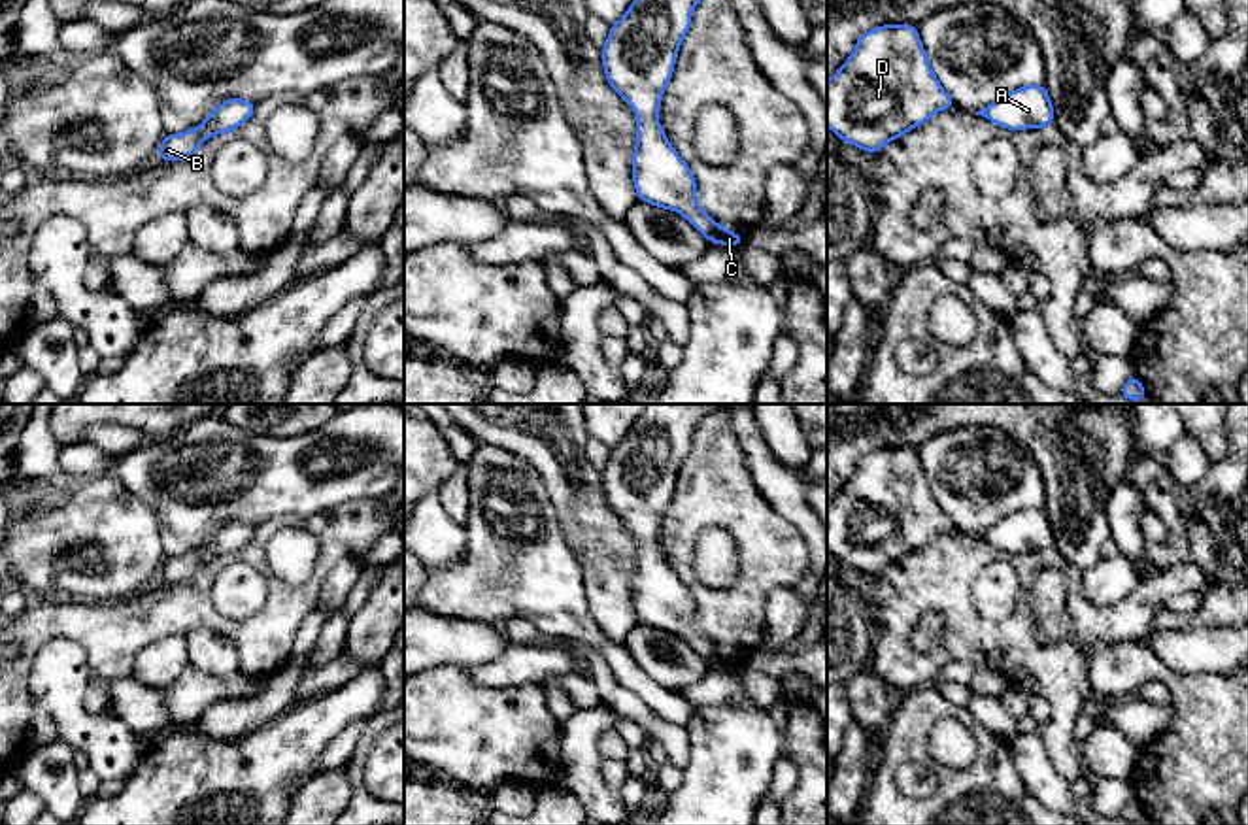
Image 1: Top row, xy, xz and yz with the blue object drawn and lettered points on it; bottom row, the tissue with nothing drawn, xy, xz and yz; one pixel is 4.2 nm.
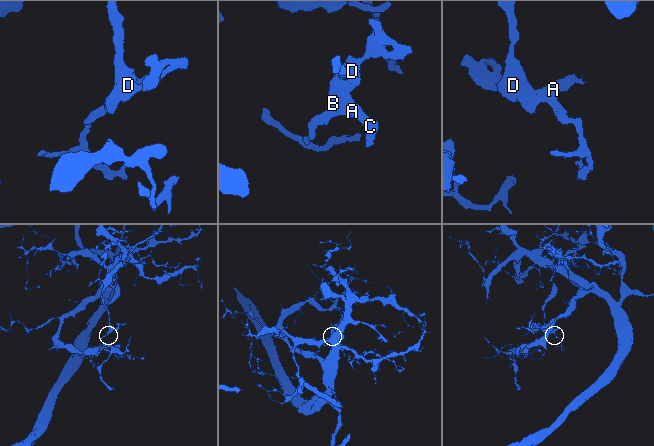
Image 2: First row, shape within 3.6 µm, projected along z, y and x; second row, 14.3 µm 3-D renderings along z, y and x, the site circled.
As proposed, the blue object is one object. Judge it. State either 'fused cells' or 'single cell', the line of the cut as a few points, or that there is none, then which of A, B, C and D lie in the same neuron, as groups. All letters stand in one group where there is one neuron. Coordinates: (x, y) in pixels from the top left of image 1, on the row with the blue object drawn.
single cell; cut none; groups A B C D

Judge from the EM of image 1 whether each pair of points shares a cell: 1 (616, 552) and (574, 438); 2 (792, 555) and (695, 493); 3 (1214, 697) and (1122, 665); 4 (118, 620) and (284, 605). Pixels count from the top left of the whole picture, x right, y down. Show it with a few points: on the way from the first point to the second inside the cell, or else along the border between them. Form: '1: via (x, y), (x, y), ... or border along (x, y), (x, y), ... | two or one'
1: via (588, 523), (574, 488), (574, 467) | one
2: via (767, 537), (720, 493) | one
3: via (1192, 695), (1160, 671), (1145, 665) | one
4: via (159, 618), (208, 618), (225, 627), (242, 627) | one

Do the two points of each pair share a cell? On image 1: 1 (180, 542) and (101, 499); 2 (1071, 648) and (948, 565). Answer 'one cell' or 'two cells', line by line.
1: two cells
2: one cell

